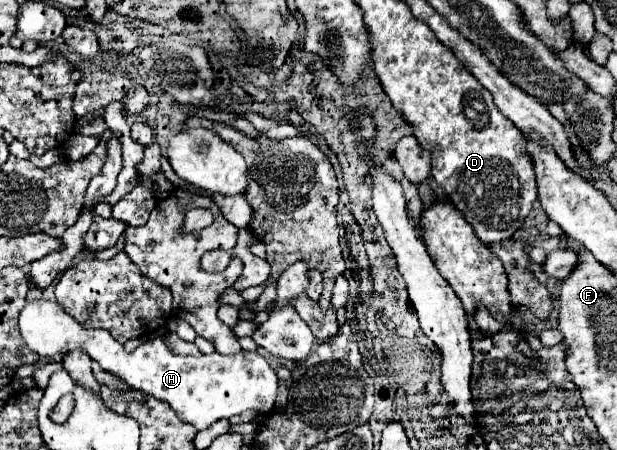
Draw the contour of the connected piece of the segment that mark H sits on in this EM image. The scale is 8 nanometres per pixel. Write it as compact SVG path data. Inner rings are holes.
M34 300L28 302L20 314L20 332L28 348L40 356L66 354L70 350L86 350L92 360L100 362L102 370L120 376L130 388L148 392L166 400L182 422L192 424L198 430L210 428L222 418L230 418L244 410L258 410L266 414L276 404L278 378L270 364L256 352L238 352L234 356L222 356L218 352L210 356L178 356L162 338L140 344L134 352L126 352L124 344L114 340L104 330L86 330L72 320L58 302Z

